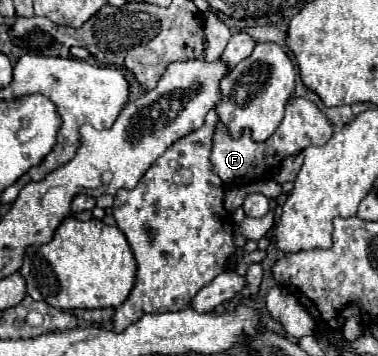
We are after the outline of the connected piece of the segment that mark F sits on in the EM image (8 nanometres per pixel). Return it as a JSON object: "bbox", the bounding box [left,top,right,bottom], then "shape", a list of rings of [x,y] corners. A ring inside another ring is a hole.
{"bbox":[211,96,333,184],"shape":[[[293,96],[285,104],[285,116],[279,128],[271,134],[265,142],[253,142],[251,130],[243,130],[241,138],[233,138],[229,134],[229,128],[223,122],[217,122],[215,126],[215,138],[213,138],[213,150],[211,150],[211,164],[213,172],[223,180],[223,184],[245,184],[257,178],[271,176],[277,172],[279,164],[293,156],[295,152],[305,150],[307,146],[323,146],[333,136],[333,124],[331,120],[311,102],[305,98]]]}

